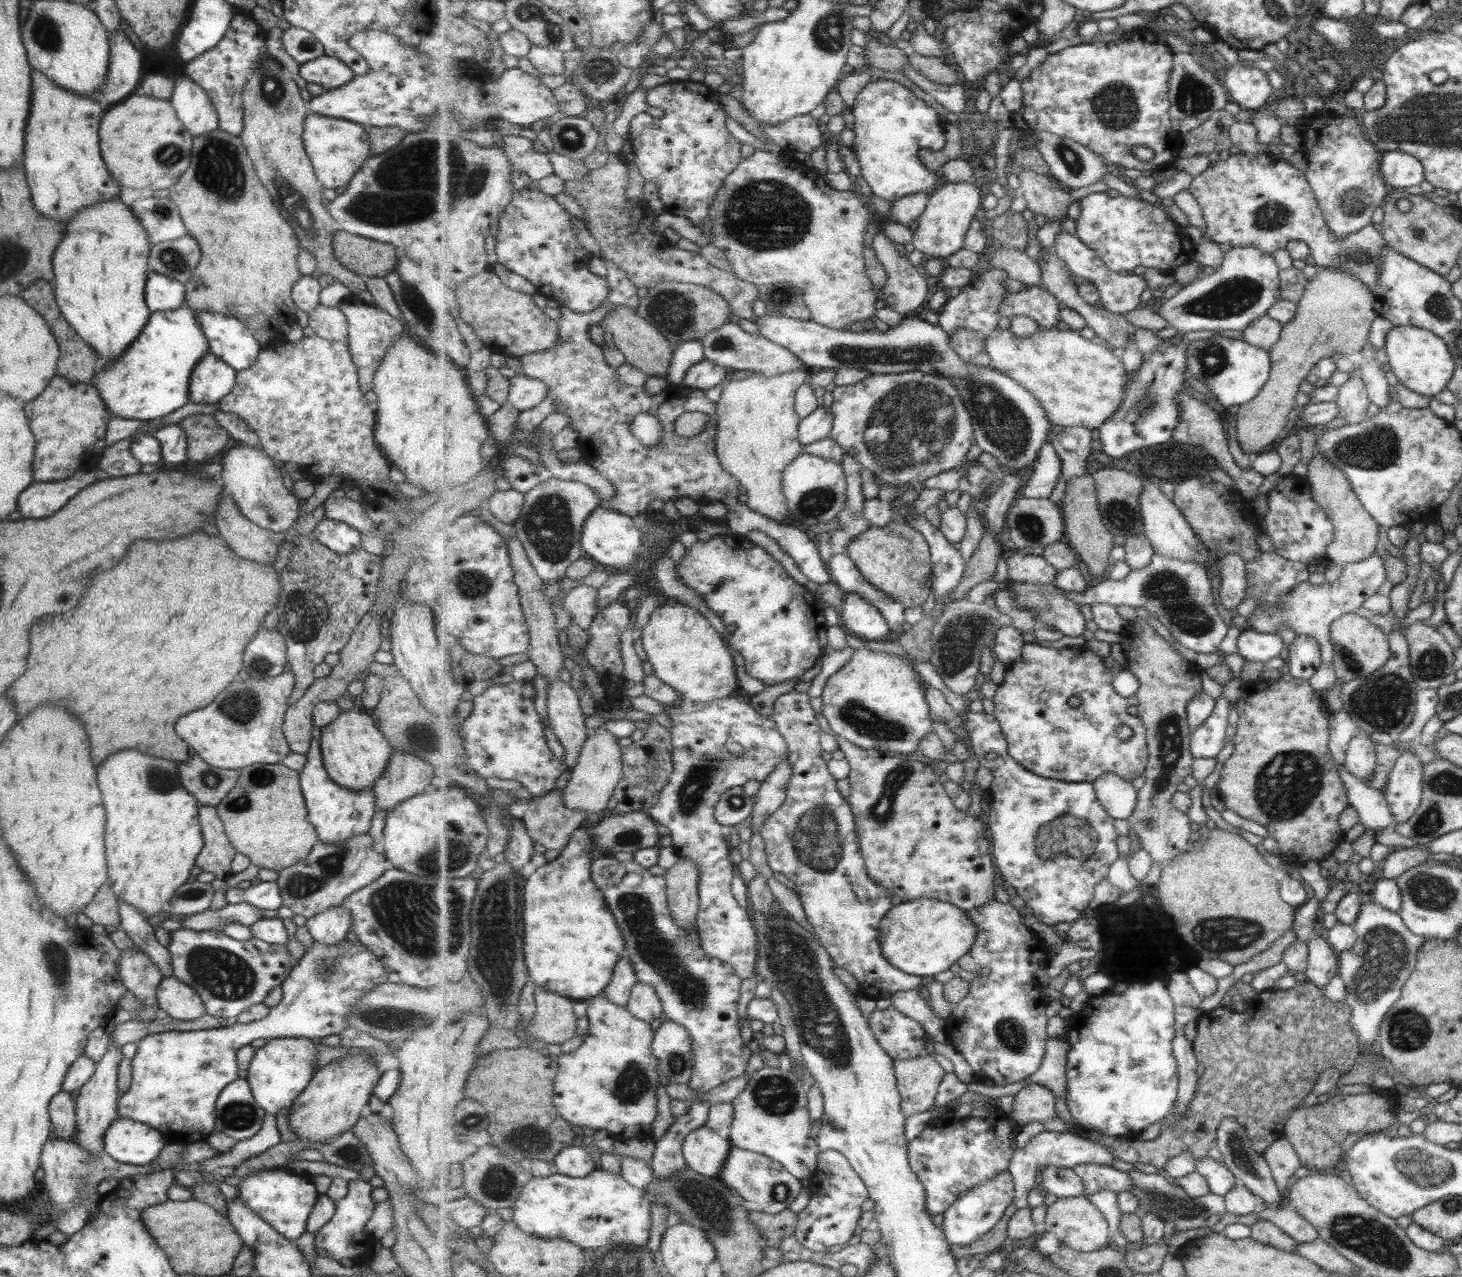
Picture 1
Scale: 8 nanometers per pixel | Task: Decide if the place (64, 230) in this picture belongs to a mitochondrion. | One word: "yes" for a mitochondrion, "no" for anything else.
no

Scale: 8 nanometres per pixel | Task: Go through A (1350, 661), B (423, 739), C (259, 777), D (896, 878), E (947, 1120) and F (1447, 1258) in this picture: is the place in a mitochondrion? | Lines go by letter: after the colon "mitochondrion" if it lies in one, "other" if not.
A: mitochondrion
B: mitochondrion
C: mitochondrion
D: other
E: other
F: other

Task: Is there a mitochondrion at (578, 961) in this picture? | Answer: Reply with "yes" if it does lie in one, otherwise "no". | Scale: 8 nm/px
no

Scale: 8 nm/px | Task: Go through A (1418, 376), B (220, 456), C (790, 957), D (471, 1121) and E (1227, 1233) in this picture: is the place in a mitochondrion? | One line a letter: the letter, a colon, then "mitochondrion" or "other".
A: other
B: other
C: mitochondrion
D: mitochondrion
E: other

